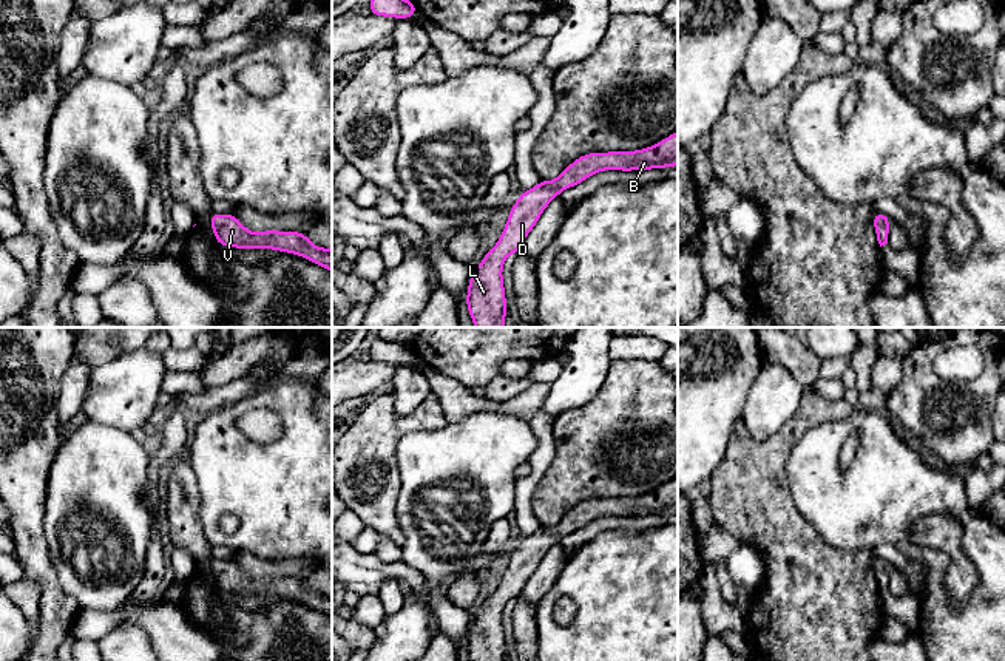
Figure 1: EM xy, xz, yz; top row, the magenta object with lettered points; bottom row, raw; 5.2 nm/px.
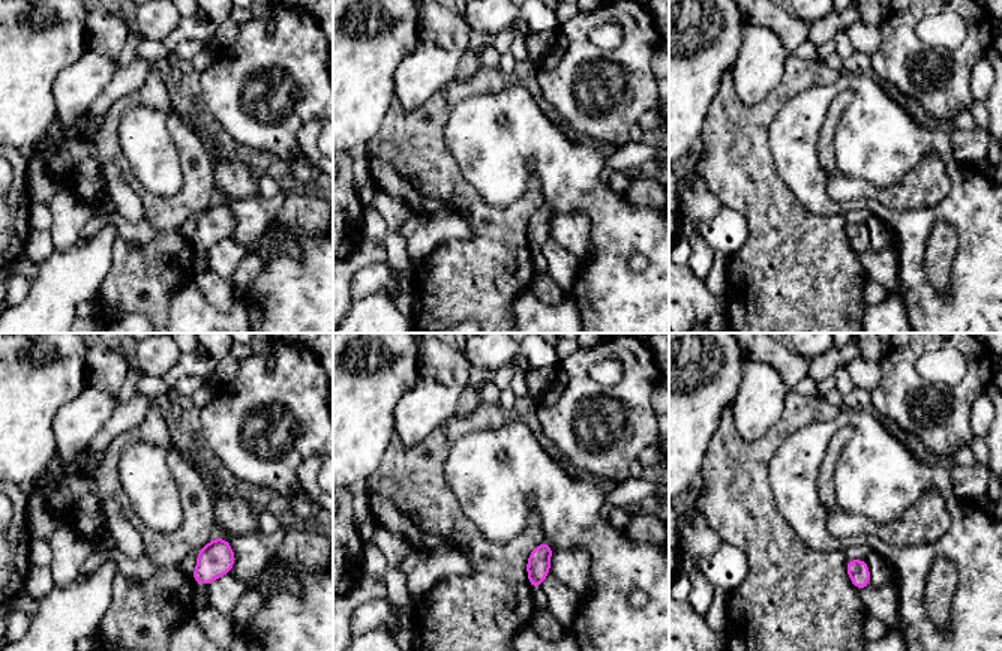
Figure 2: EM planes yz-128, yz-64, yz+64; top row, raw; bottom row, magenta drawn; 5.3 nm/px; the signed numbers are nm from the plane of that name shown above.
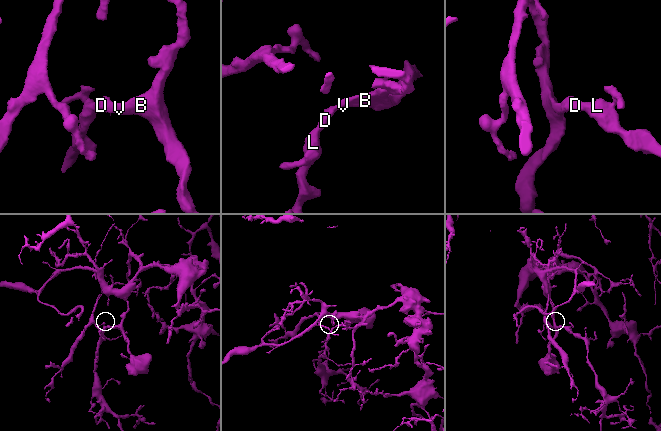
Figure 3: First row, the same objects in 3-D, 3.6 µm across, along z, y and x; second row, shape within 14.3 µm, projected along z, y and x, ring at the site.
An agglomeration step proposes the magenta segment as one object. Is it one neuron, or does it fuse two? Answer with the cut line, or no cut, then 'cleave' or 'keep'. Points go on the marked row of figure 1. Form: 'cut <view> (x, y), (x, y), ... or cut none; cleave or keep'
cut none; keep

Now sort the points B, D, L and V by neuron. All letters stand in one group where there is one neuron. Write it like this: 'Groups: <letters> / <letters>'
Groups: B D L V

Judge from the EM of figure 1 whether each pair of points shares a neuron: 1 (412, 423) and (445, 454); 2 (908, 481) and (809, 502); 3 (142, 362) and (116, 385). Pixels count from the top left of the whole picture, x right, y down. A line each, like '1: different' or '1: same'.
1: different
2: same
3: same

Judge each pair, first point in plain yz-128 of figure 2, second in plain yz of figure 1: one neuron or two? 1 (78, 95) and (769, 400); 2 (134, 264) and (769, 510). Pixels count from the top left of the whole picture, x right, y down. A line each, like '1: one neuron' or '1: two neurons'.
1: one neuron
2: one neuron

